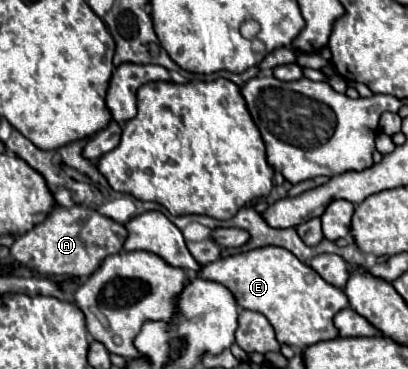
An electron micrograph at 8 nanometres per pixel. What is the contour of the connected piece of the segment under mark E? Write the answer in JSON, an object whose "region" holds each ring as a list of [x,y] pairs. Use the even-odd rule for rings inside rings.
{"region":[[[262,246],[228,258],[218,258],[202,266],[196,274],[198,278],[224,284],[236,298],[238,306],[264,314],[276,330],[276,340],[296,350],[304,350],[322,340],[334,340],[338,330],[332,318],[348,306],[344,290],[322,280],[318,272],[280,246]]]}

